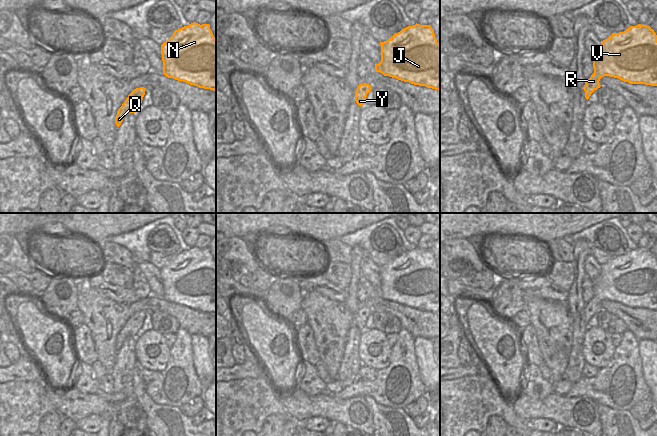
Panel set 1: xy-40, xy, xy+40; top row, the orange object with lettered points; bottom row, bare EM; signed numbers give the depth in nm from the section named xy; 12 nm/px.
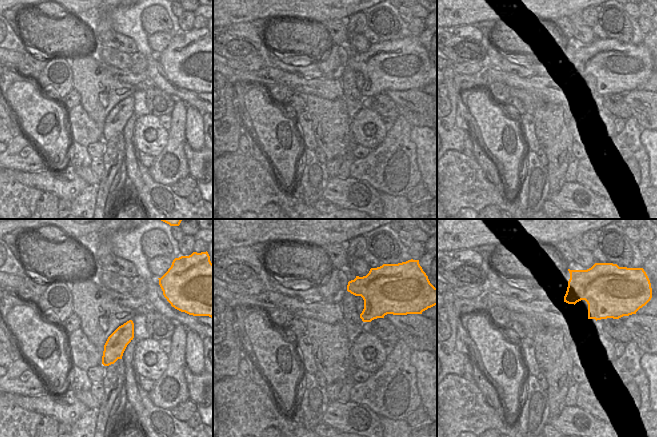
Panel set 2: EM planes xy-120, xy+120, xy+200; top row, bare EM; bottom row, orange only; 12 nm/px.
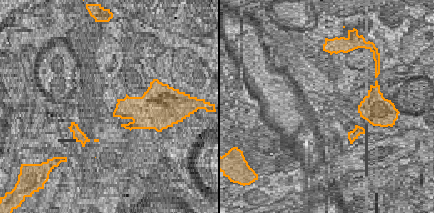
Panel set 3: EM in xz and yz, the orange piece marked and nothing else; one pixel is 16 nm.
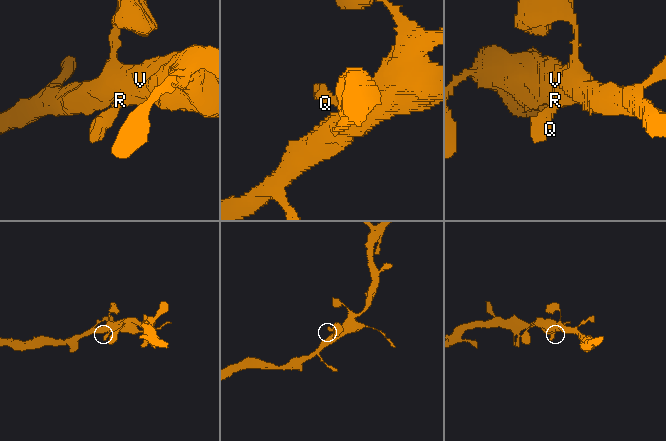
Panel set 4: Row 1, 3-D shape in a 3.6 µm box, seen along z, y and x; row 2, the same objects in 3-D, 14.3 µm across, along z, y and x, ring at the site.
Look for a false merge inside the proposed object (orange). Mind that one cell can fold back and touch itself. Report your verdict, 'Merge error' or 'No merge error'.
No merge error.

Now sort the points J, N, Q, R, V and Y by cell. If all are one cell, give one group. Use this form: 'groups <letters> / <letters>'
groups J N Q R V Y

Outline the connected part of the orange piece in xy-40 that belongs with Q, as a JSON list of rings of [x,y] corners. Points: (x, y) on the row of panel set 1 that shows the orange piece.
[[[140,87],[134,89],[126,98],[122,106],[118,109],[115,117],[115,124],[119,127],[128,113],[135,113],[142,103],[146,88]]]

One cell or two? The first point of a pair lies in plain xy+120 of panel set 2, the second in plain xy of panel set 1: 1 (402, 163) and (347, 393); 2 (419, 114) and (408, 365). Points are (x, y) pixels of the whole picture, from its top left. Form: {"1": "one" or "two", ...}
{"1": "one", "2": "two"}

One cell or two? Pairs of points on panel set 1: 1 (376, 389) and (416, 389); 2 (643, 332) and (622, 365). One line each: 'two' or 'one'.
1: one
2: two

